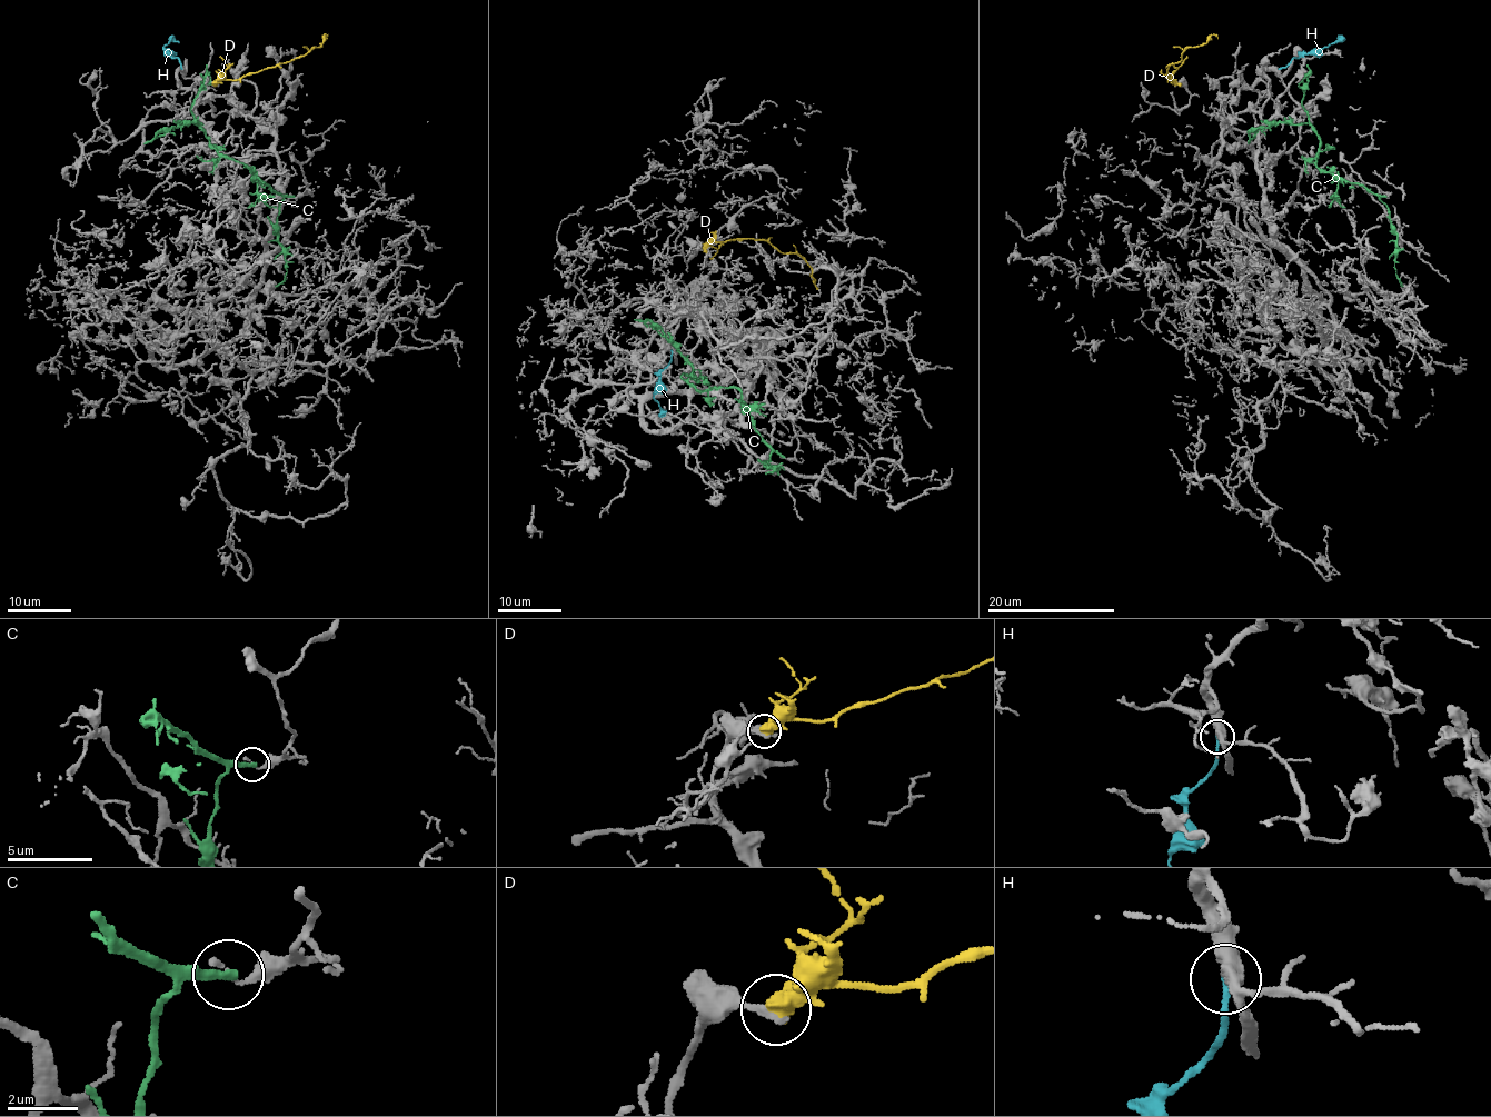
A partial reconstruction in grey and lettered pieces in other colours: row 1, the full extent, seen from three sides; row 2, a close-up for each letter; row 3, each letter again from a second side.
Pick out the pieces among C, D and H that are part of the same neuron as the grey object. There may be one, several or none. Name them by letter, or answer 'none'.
none

